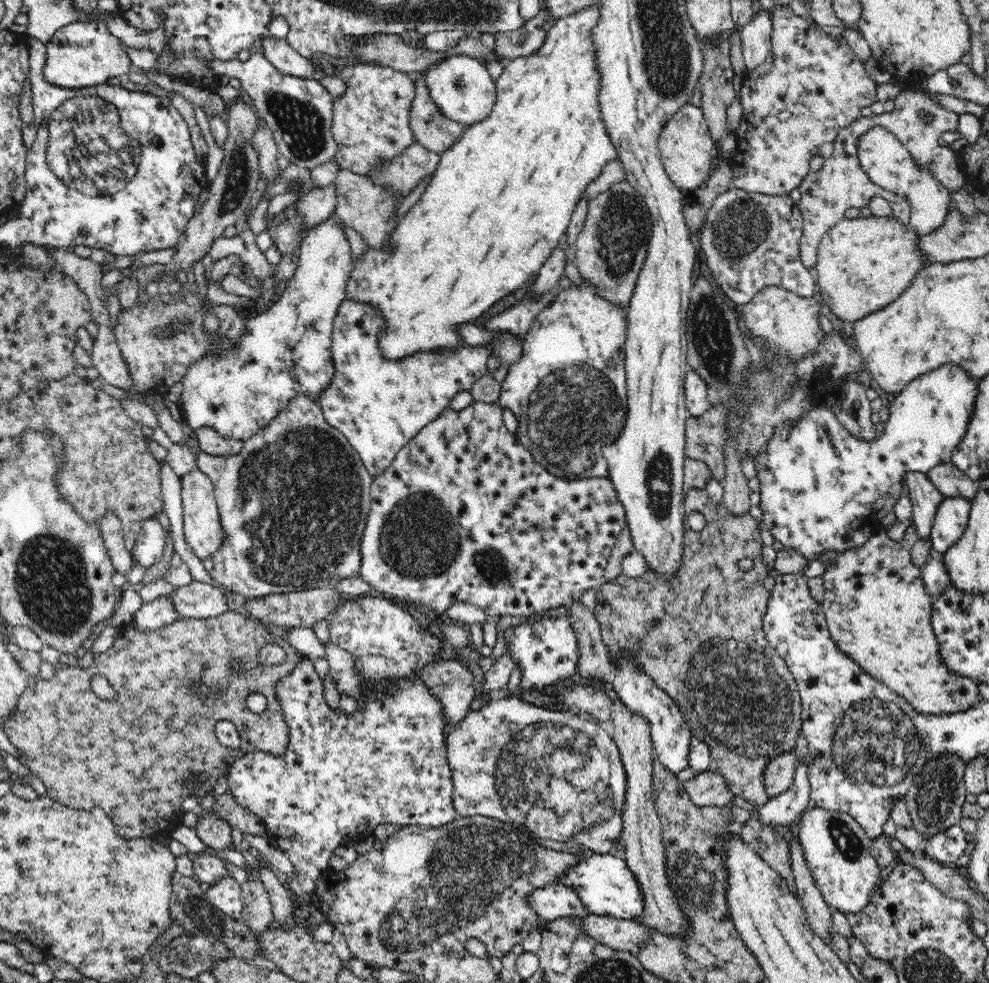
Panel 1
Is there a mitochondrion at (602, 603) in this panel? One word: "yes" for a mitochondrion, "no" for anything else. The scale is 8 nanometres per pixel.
no

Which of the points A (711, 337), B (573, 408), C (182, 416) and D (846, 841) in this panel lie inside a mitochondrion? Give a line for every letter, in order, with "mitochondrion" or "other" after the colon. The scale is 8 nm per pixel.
A: mitochondrion
B: mitochondrion
C: other
D: mitochondrion

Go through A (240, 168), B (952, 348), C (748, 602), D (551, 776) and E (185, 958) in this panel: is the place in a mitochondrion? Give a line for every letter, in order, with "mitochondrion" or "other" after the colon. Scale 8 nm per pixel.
A: mitochondrion
B: other
C: other
D: mitochondrion
E: mitochondrion

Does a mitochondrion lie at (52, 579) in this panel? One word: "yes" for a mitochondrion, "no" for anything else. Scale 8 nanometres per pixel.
yes

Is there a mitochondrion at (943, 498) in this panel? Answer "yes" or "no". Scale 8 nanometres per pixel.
no

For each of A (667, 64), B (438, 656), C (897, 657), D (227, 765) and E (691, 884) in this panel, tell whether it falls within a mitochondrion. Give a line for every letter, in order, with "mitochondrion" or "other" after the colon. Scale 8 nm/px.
A: mitochondrion
B: other
C: other
D: other
E: mitochondrion

